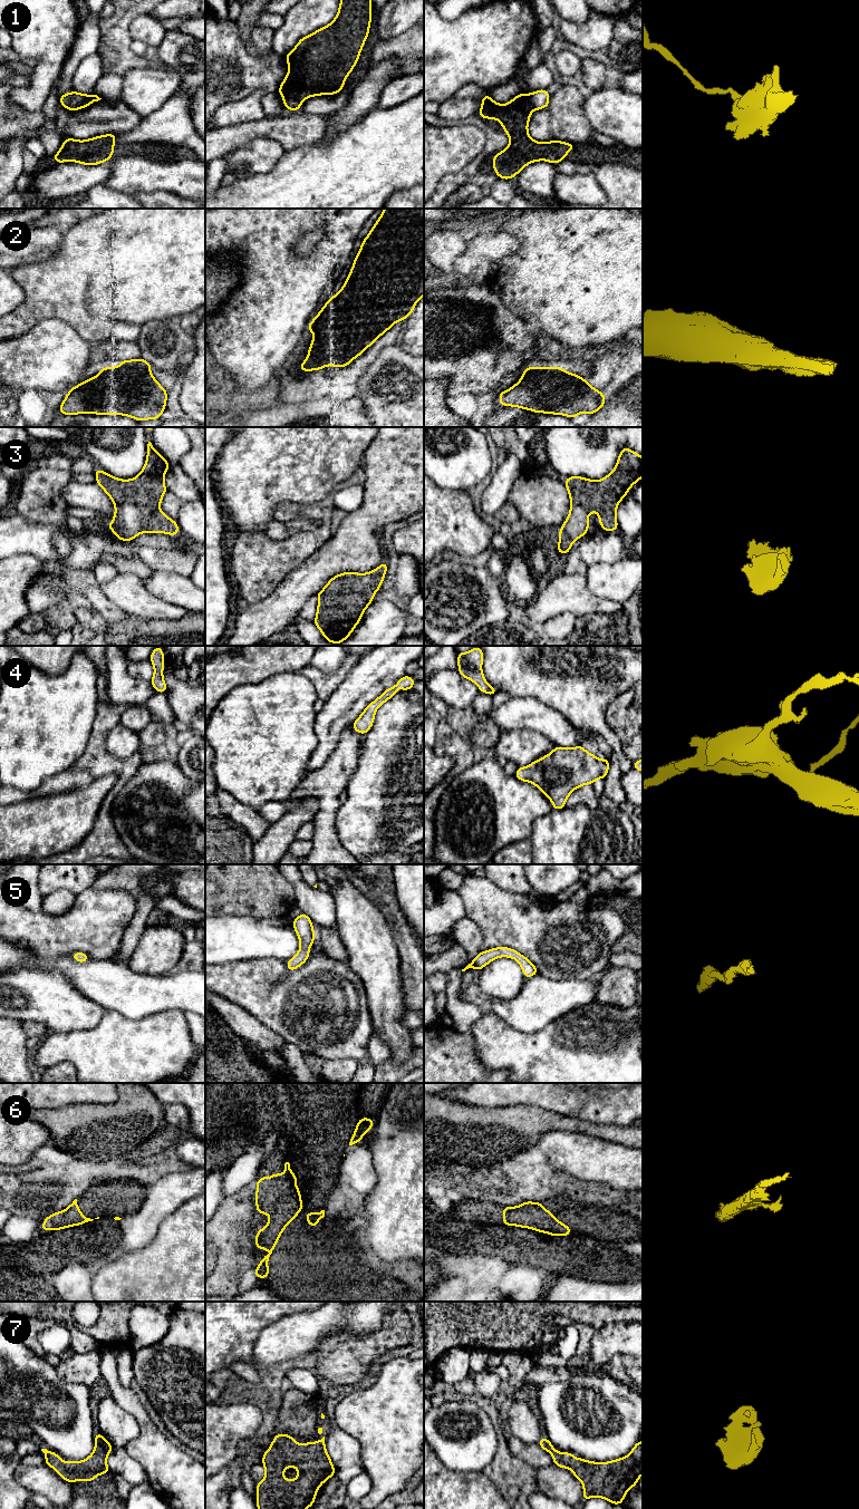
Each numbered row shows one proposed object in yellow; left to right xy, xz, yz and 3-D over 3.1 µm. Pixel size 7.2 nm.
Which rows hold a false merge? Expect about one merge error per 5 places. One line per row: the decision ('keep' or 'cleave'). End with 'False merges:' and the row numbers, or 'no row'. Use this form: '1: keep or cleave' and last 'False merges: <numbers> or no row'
1: cleave
2: keep
3: keep
4: keep
5: keep
6: keep
7: keep
False merges: 1

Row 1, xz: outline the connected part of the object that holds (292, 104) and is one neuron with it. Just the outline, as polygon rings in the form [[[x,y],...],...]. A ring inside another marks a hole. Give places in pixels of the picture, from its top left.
[[[283,97],[283,105],[284,105],[286,108],[292,110],[293,113],[297,113],[297,110],[302,105],[302,100],[298,100],[296,98]]]

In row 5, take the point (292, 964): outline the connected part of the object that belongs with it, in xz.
[[[303,912],[293,919],[293,929],[300,940],[300,949],[295,957],[287,961],[288,971],[295,970],[307,961],[309,949],[315,939],[315,929],[312,928],[312,920]]]

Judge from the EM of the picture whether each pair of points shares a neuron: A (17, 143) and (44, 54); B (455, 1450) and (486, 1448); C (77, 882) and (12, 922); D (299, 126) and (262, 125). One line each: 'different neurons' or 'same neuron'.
A: different neurons
B: same neuron
C: different neurons
D: same neuron

